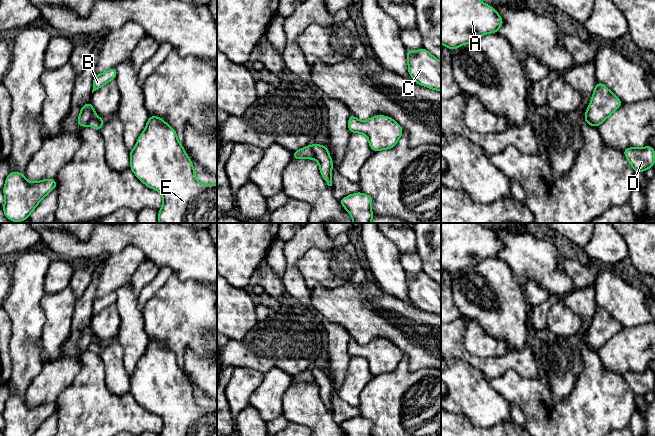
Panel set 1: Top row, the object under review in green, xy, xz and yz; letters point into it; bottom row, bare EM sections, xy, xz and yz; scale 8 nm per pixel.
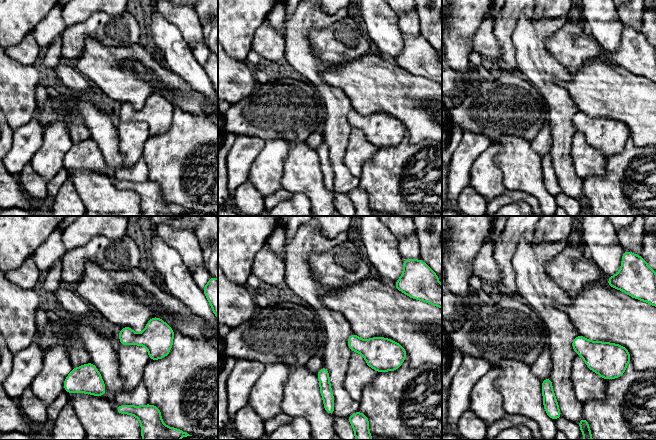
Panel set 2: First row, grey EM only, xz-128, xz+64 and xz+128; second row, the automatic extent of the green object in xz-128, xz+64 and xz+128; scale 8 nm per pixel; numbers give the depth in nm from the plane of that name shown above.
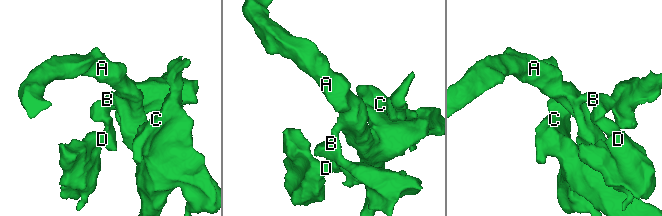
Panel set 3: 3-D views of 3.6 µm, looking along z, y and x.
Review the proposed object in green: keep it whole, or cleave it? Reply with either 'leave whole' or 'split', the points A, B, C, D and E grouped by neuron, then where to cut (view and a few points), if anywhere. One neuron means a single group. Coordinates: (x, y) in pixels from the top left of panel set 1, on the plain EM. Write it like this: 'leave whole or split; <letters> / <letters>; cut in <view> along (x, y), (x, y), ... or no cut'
split; A B C E / D; cut in xz along (311, 370), (316, 383)

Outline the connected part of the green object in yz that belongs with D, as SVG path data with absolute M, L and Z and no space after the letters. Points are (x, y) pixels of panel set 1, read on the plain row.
M650 369L644 372L628 371L623 375L623 378L635 397L644 396L655 389L655 372Z

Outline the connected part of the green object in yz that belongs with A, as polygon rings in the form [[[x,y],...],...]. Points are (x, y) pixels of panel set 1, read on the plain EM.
[[[441,223],[441,268],[451,274],[473,267],[484,258],[498,256],[502,248],[496,234],[478,223]]]

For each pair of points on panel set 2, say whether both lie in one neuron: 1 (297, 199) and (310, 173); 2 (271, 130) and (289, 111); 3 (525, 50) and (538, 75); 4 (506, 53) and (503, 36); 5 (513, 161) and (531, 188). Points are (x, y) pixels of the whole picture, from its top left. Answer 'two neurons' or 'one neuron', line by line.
1: two neurons
2: one neuron
3: one neuron
4: one neuron
5: one neuron

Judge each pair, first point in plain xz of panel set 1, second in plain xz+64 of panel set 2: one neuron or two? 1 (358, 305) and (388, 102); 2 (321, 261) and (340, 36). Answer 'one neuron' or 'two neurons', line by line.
1: one neuron
2: one neuron

